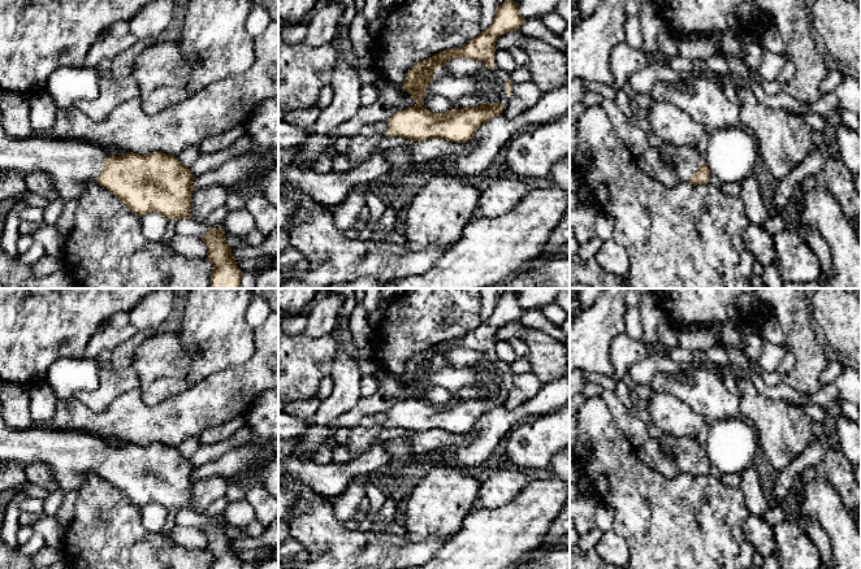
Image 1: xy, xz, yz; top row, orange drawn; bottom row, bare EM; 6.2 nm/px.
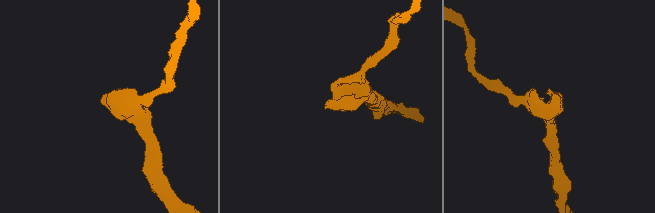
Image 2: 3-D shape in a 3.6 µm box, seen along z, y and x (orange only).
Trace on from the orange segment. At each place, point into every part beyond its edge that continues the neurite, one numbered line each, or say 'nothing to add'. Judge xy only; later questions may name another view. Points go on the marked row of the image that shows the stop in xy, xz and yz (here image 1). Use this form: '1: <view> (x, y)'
1: xy (72, 164)

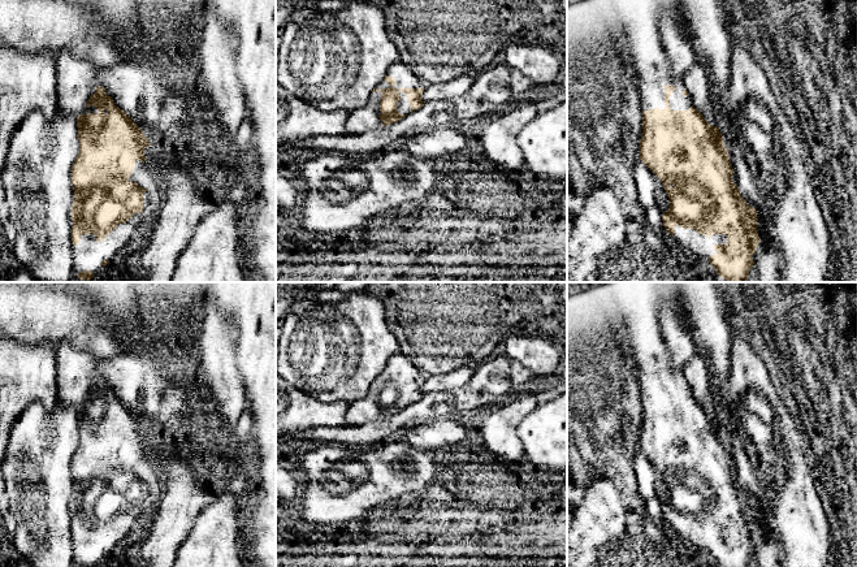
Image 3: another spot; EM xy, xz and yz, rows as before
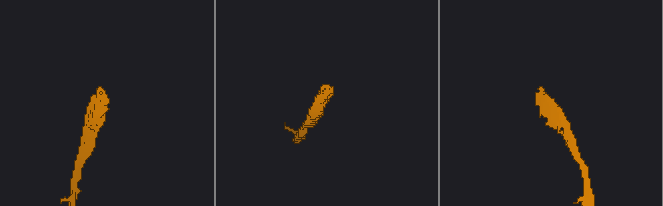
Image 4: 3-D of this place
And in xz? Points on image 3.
1: xz (403, 107)

